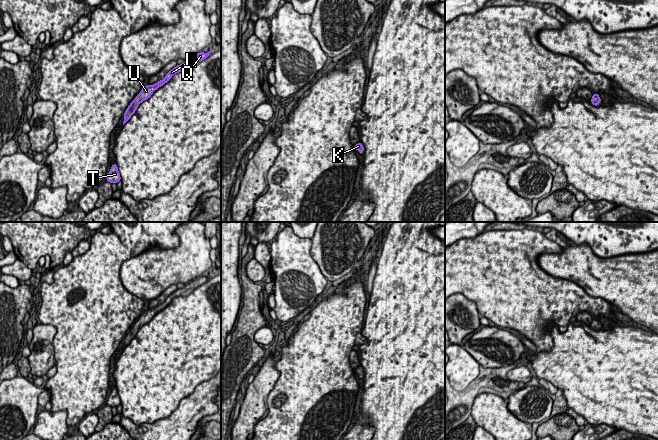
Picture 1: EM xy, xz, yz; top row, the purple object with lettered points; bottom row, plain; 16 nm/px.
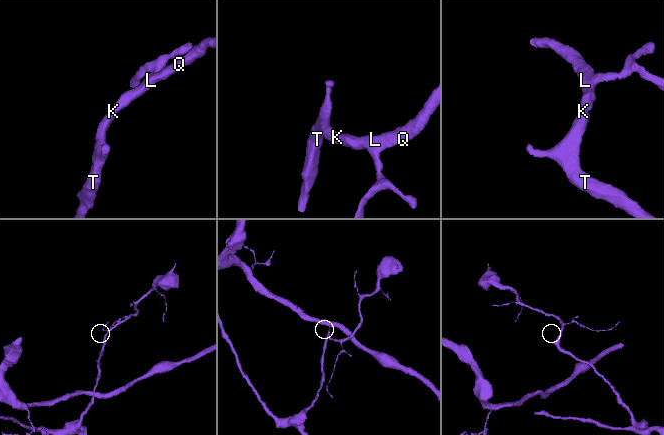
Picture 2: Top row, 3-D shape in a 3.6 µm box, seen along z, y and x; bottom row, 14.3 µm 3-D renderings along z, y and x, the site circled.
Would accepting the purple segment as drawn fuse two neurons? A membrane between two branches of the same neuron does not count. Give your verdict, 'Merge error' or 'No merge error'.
No merge error

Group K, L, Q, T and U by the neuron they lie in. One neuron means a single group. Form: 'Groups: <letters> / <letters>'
Groups: K L Q T U

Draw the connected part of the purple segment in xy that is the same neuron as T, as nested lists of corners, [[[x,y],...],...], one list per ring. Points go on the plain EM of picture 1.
[[[113,388],[108,399],[107,399],[107,402],[106,402],[106,405],[110,406],[111,408],[112,407],[117,407],[121,404],[121,401],[120,401],[120,397],[118,395],[118,391],[117,391],[117,388]]]

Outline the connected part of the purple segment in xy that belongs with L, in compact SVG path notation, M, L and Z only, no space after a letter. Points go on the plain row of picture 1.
M210 274L207 277L200 276L192 280L191 282L185 284L183 288L177 289L172 294L170 294L162 304L158 305L157 307L153 309L144 310L142 314L140 315L140 317L135 321L135 323L130 327L130 329L126 333L124 337L123 349L135 337L139 328L147 324L148 322L150 322L153 316L157 314L159 311L163 310L165 307L167 307L174 298L179 297L179 296L188 296L196 288L206 283L211 278L211 276L212 274Z

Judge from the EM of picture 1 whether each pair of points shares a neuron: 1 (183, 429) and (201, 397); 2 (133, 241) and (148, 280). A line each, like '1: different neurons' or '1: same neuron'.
1: same neuron
2: different neurons

